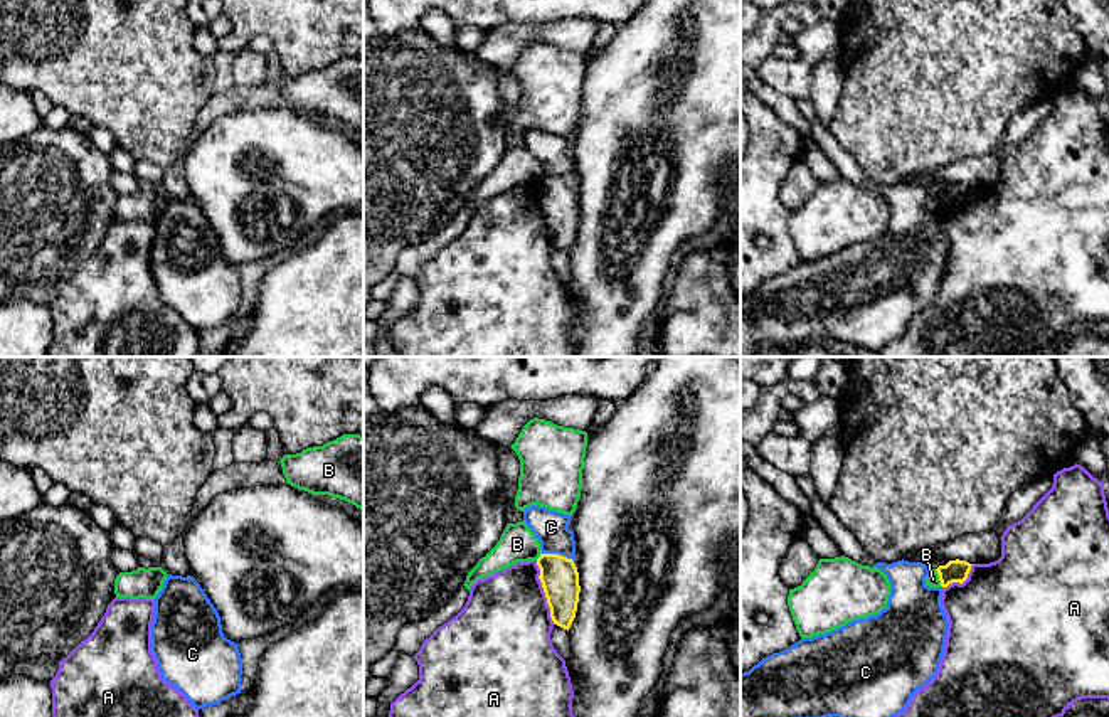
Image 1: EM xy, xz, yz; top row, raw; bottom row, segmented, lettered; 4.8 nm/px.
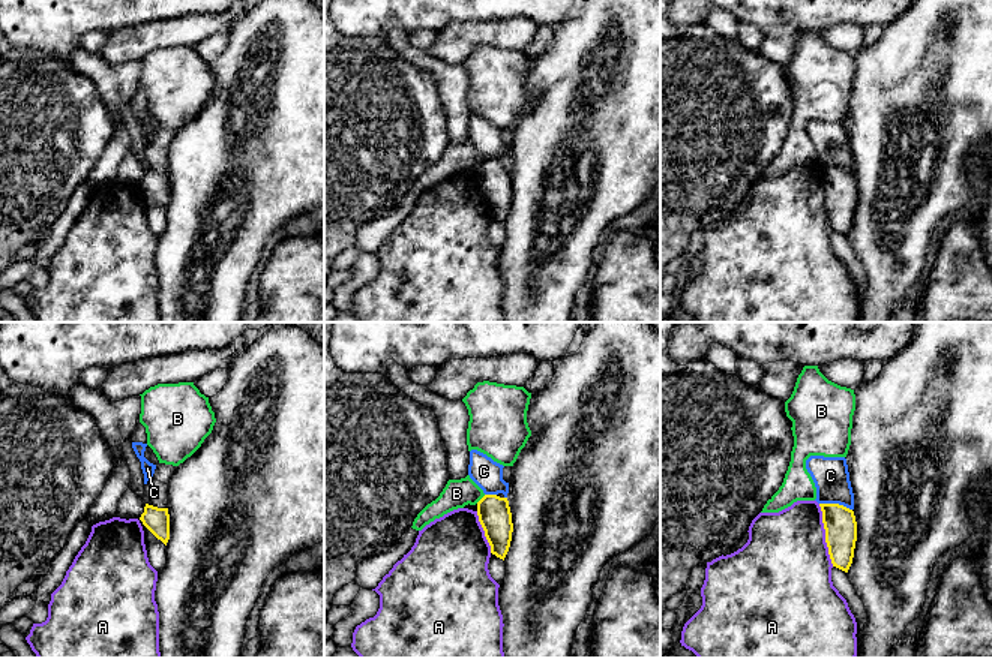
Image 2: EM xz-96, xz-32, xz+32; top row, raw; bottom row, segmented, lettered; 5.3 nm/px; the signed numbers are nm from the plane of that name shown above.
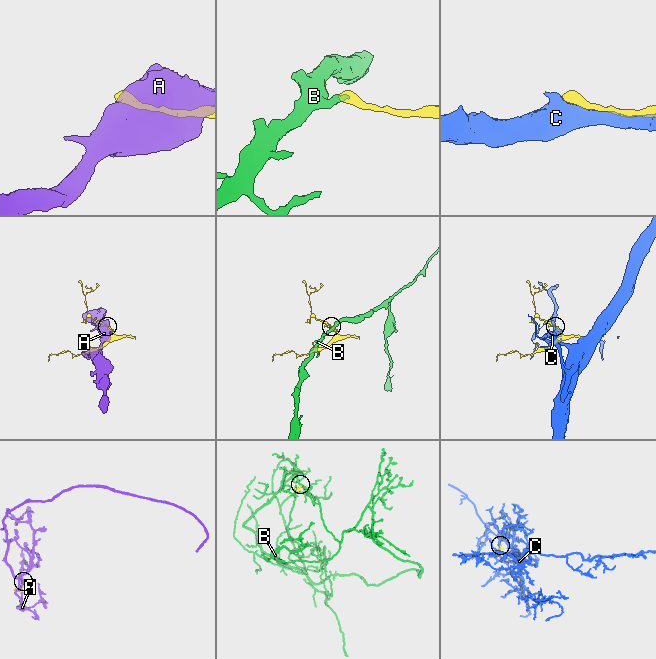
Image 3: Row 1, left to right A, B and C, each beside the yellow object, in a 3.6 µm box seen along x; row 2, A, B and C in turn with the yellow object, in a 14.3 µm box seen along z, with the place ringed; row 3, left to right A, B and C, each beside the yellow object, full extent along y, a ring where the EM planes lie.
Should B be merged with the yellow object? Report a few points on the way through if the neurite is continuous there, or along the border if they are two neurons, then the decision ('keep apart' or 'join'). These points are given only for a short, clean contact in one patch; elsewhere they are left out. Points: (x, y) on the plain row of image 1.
border along yz (934, 192), (943, 209); keep apart

